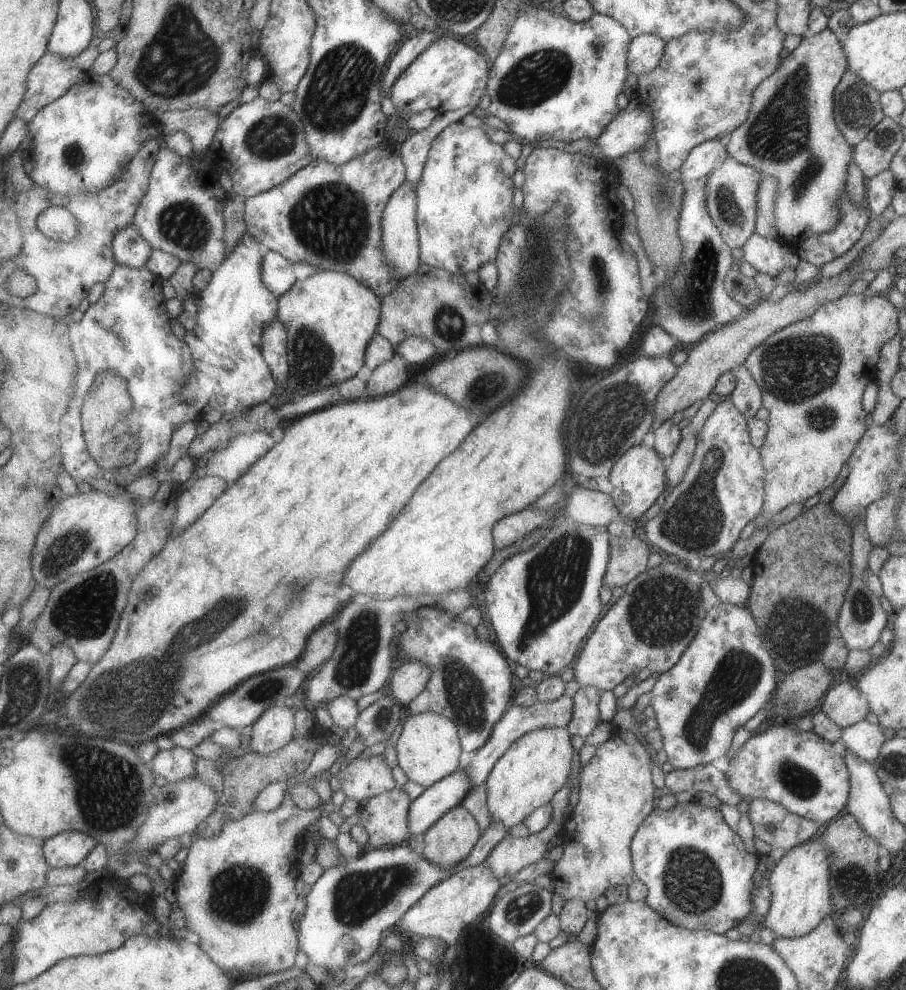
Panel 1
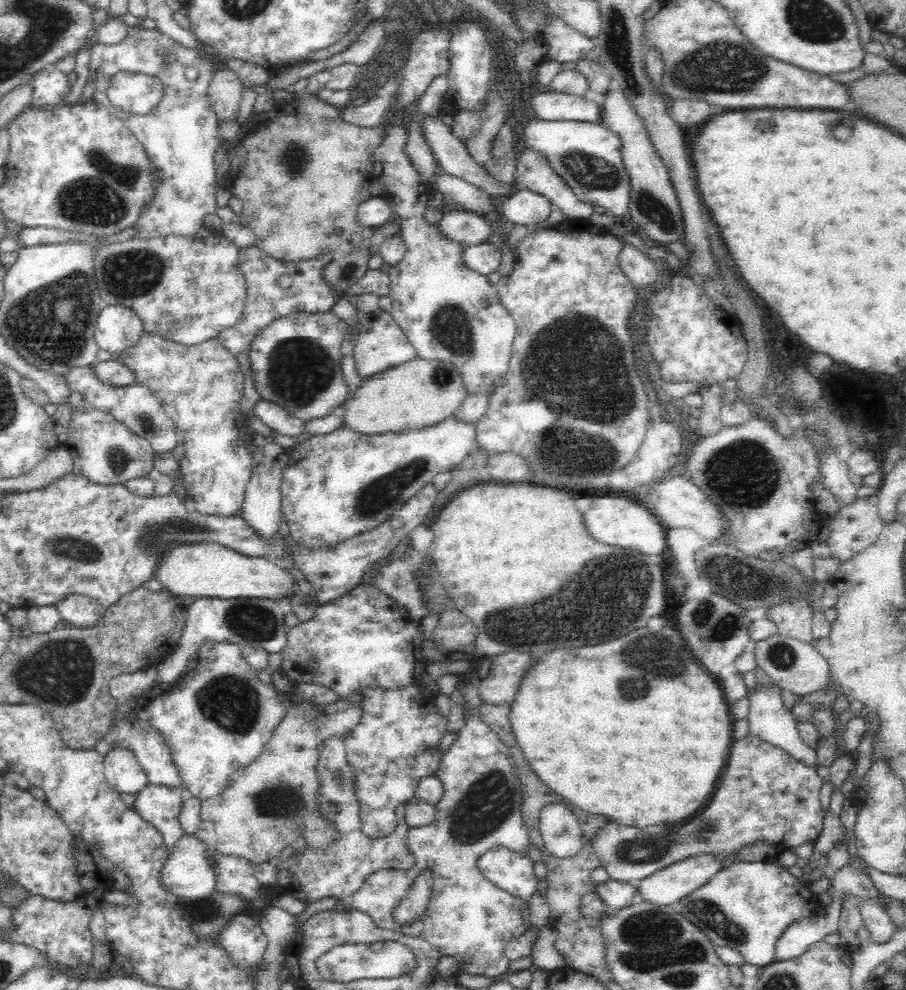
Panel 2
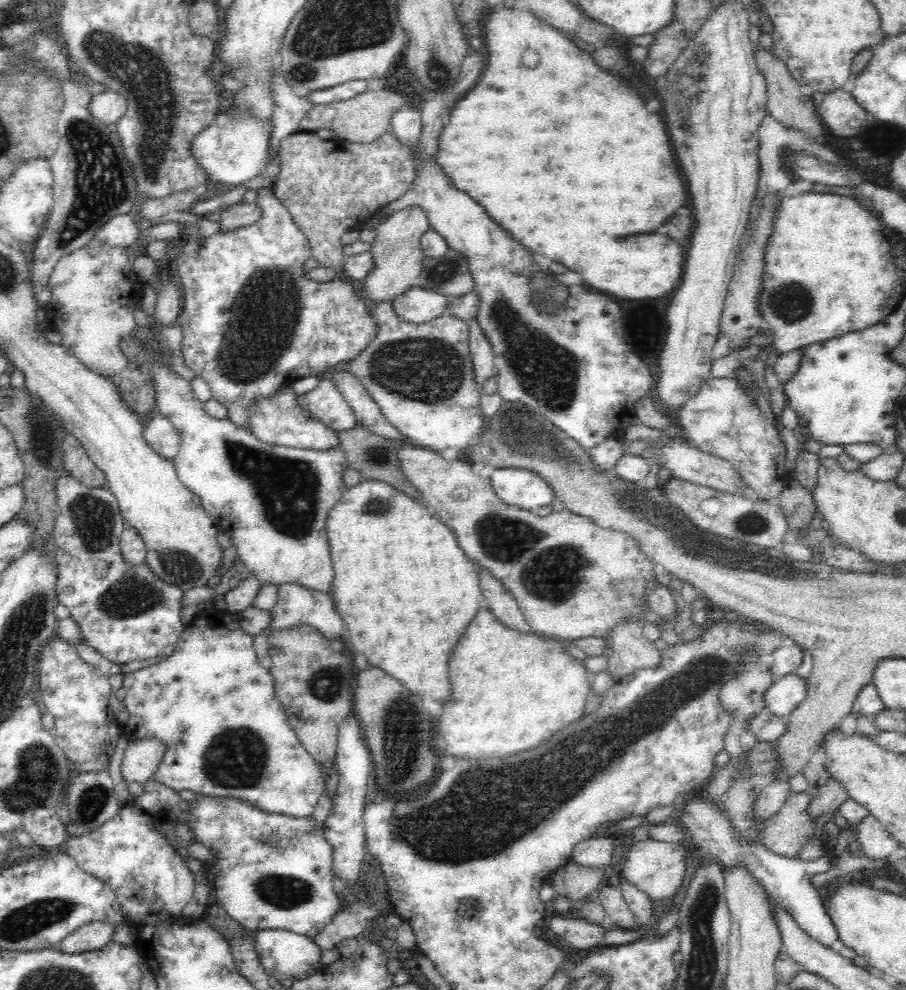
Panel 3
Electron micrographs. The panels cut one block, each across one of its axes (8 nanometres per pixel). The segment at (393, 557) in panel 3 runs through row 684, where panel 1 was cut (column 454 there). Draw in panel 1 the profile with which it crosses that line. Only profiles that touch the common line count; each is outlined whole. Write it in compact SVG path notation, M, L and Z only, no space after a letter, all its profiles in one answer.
M424 382L419 386L412 384L391 395L341 402L291 421L284 430L282 441L263 456L263 459L257 460L246 475L237 480L237 483L230 485L230 488L207 510L206 515L185 532L172 536L166 548L163 548L163 551L155 556L146 568L143 568L139 578L135 578L129 604L123 612L119 631L111 648L107 650L107 656L103 656L99 664L93 665L89 678L68 698L69 708L65 716L71 720L71 724L87 736L117 738L133 746L141 745L160 736L169 736L187 724L200 720L205 716L208 708L214 706L224 695L235 691L249 678L293 665L303 659L307 640L310 640L311 634L323 624L335 620L345 606L346 603L337 600L337 592L343 586L343 580L353 560L359 554L363 554L371 546L371 542L377 540L379 534L383 534L391 527L391 522L403 512L407 502L418 492L419 486L431 476L444 459L447 459L447 456L463 444L467 436L470 436L471 430L475 428L473 420L469 420L475 412L450 400L449 396L437 392L431 386L425 386Z

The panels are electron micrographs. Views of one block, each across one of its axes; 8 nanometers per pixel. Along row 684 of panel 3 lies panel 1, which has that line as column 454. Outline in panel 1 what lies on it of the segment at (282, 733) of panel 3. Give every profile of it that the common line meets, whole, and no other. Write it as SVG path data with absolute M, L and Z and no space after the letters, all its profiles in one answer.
M461 121L447 126L447 129L433 142L431 153L429 154L429 161L425 168L424 174L419 182L419 186L416 188L418 193L418 224L419 224L419 236L420 236L420 248L421 248L421 261L427 265L430 265L436 269L446 269L455 275L464 275L467 272L477 272L483 265L497 261L499 253L499 246L503 241L503 236L510 232L513 225L513 214L515 214L515 204L513 204L513 194L515 192L515 184L513 184L513 176L517 172L515 168L515 158L511 157L504 145L493 144L487 134L485 134L484 128L467 128Z

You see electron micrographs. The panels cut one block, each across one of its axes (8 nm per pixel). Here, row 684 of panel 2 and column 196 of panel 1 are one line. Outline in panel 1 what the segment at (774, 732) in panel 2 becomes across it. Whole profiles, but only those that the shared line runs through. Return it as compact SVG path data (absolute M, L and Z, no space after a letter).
M175 746L171 750L162 750L153 758L151 770L168 782L178 782L197 774L197 756L191 749Z

